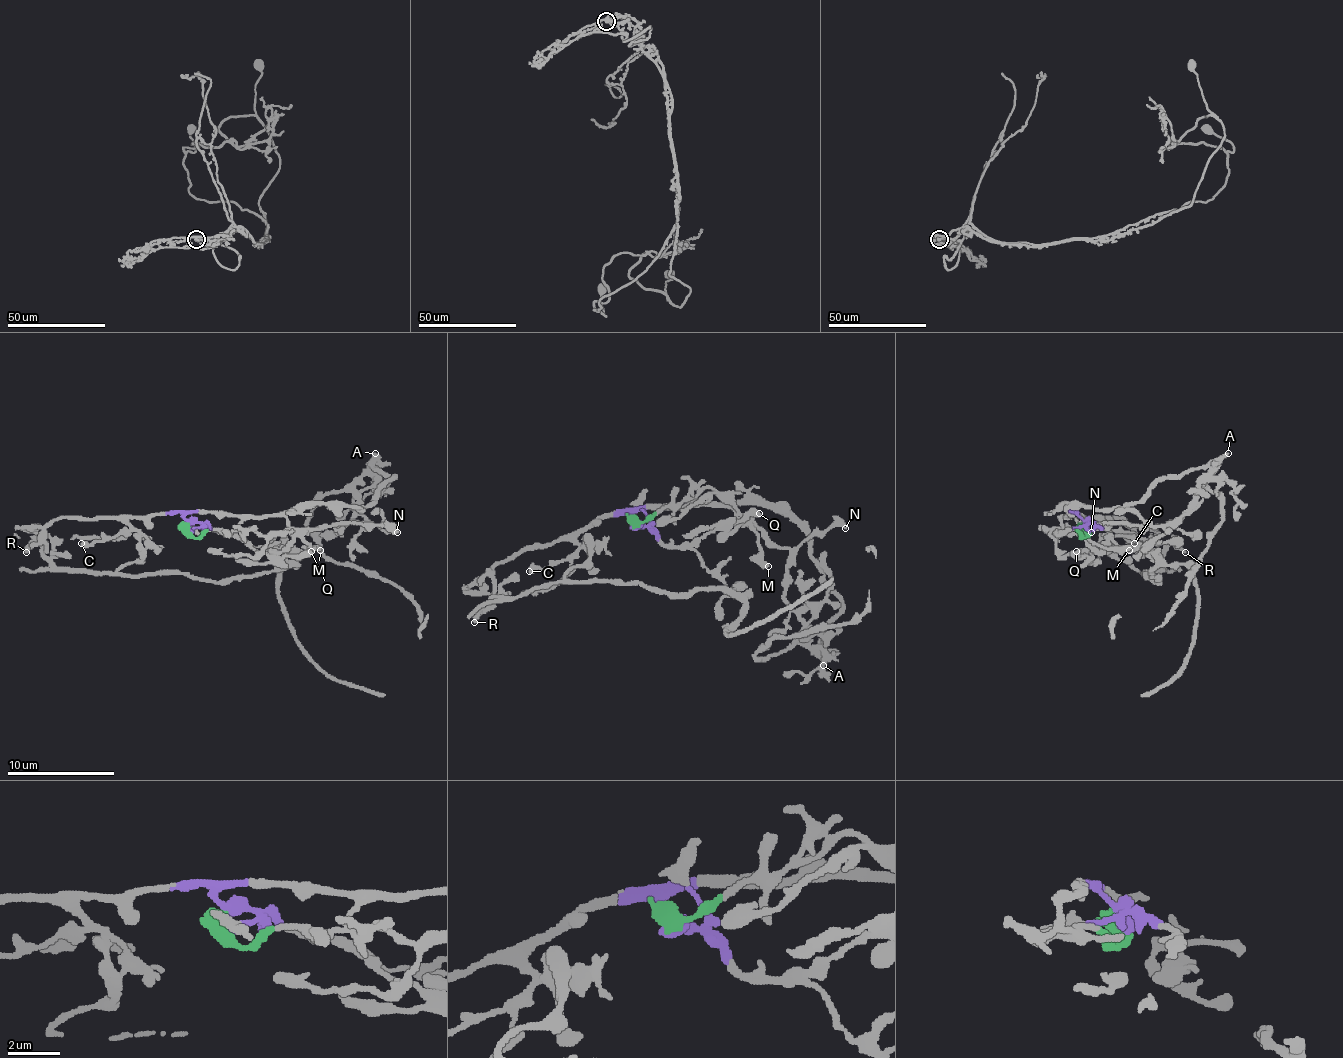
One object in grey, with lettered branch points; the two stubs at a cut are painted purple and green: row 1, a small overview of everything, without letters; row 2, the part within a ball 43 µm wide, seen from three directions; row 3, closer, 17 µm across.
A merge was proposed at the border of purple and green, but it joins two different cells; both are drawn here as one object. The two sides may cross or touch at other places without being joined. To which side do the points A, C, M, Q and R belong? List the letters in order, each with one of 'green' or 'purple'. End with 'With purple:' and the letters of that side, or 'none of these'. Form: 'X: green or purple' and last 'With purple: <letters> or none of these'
A: purple
C: purple
M: purple
Q: purple
R: purple
With purple: A, C, M, Q, R

